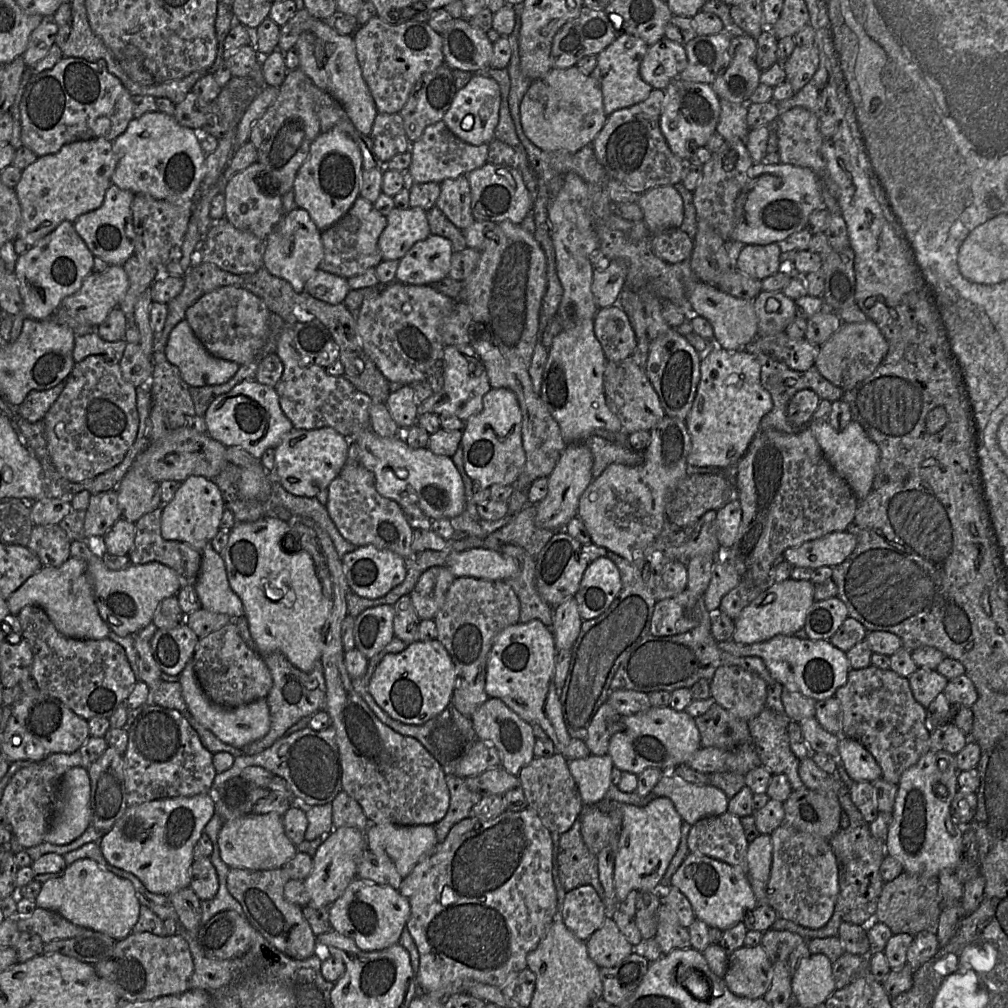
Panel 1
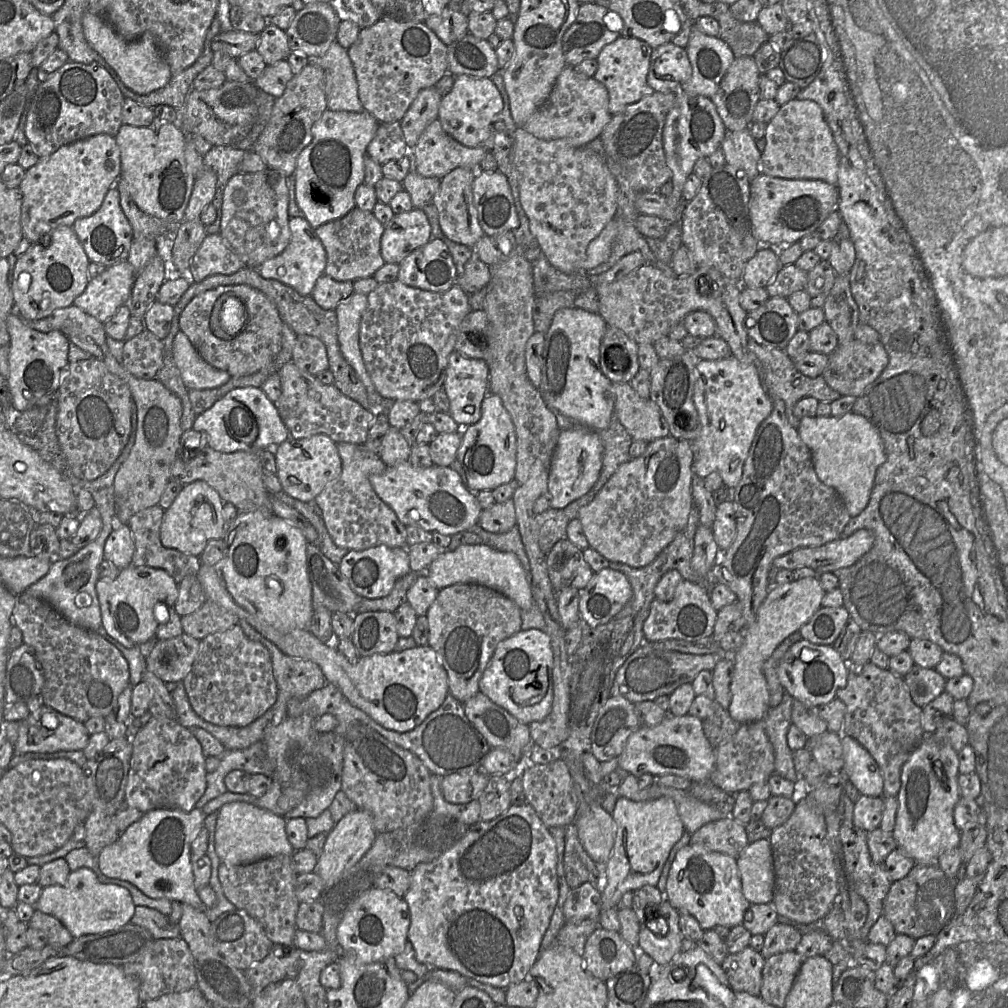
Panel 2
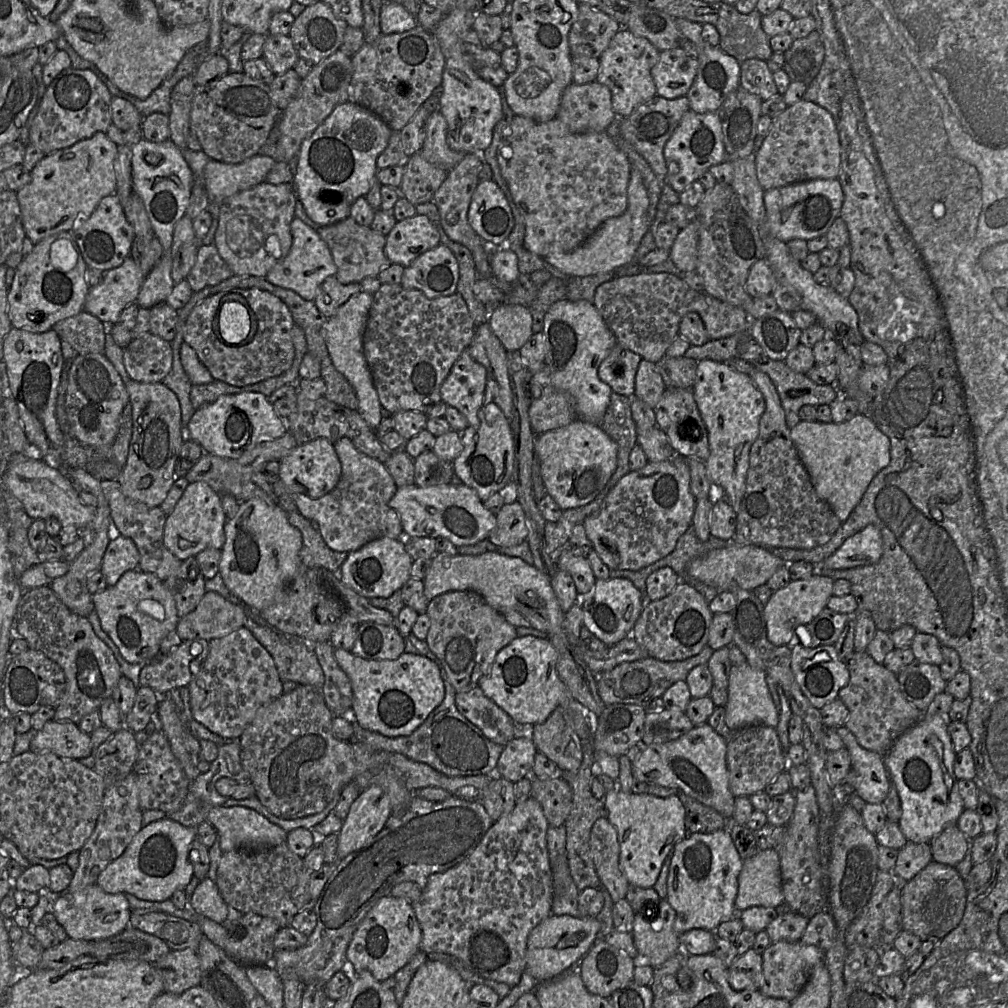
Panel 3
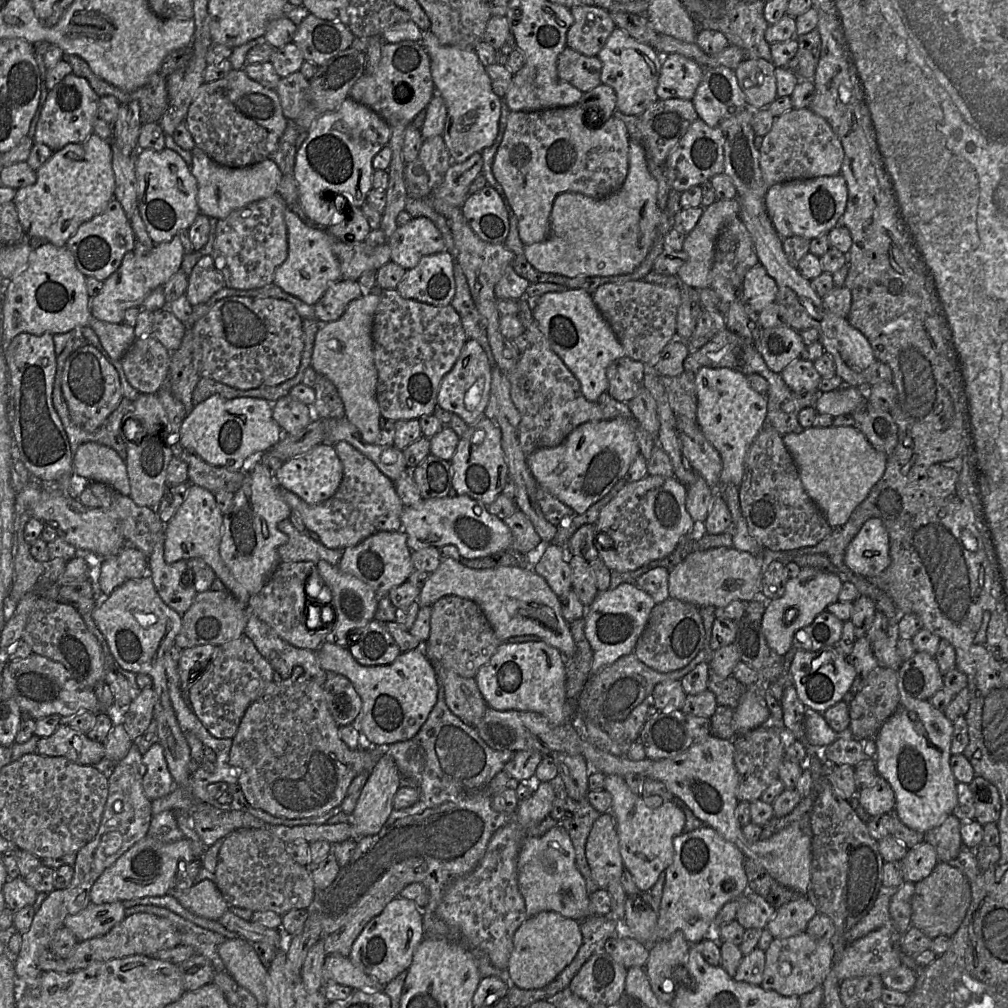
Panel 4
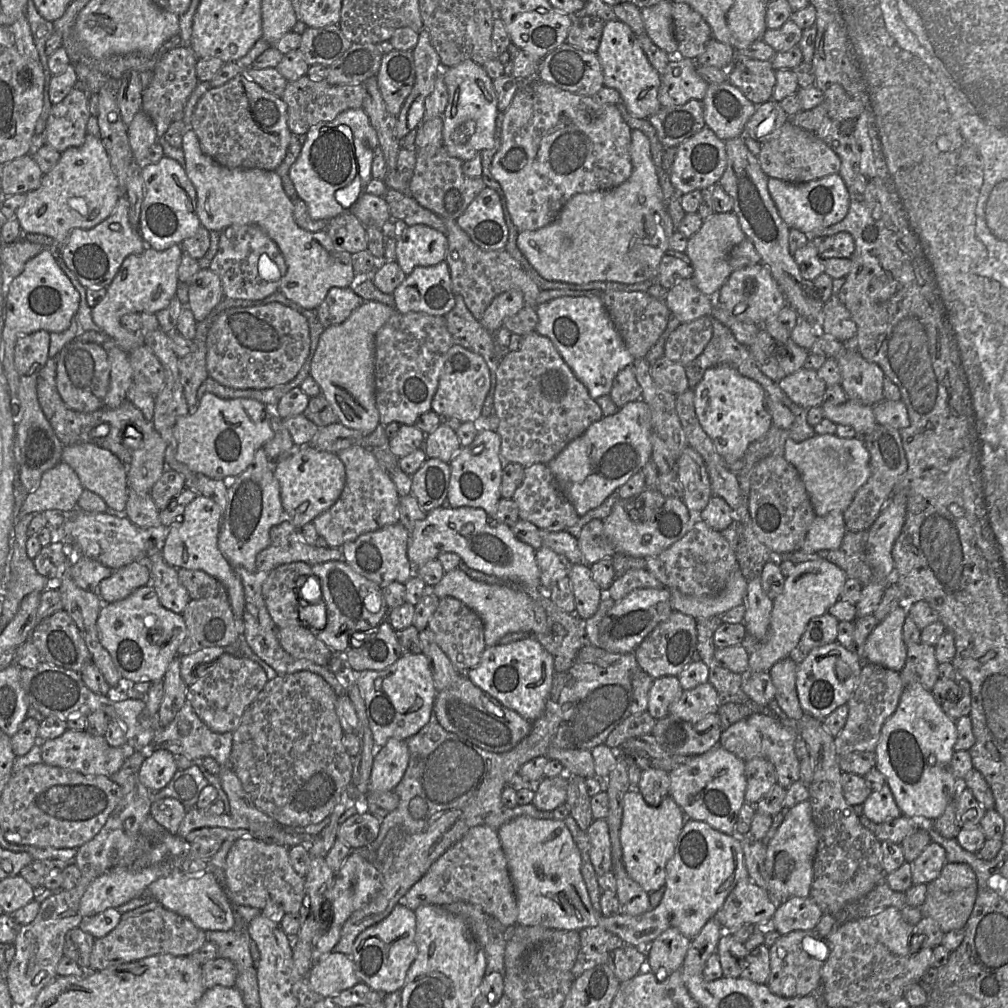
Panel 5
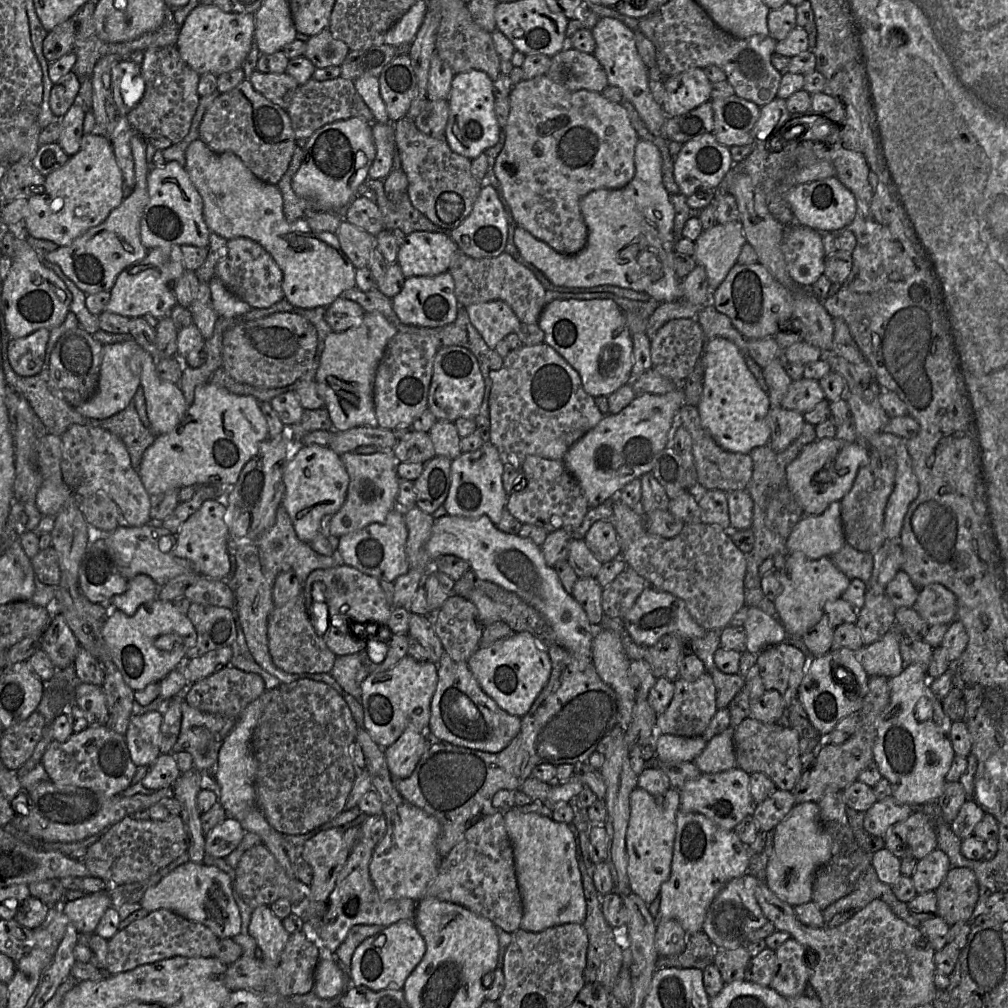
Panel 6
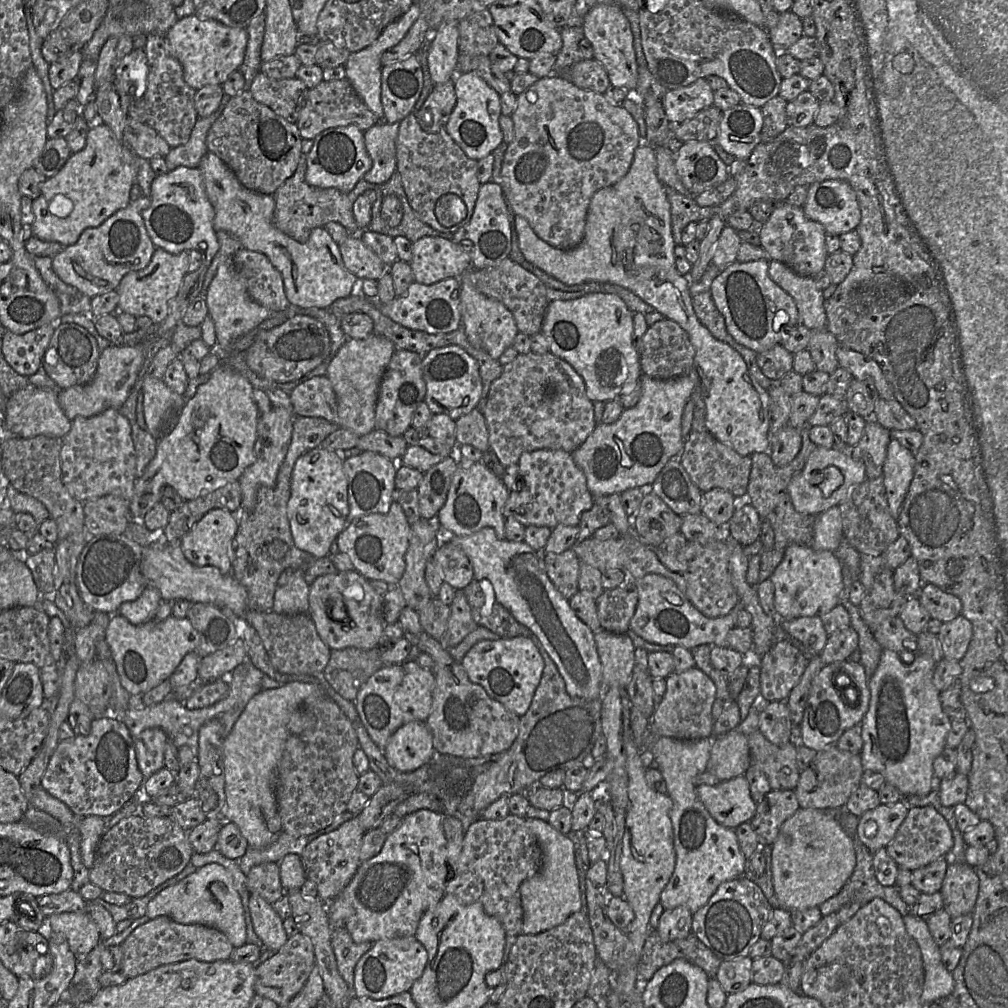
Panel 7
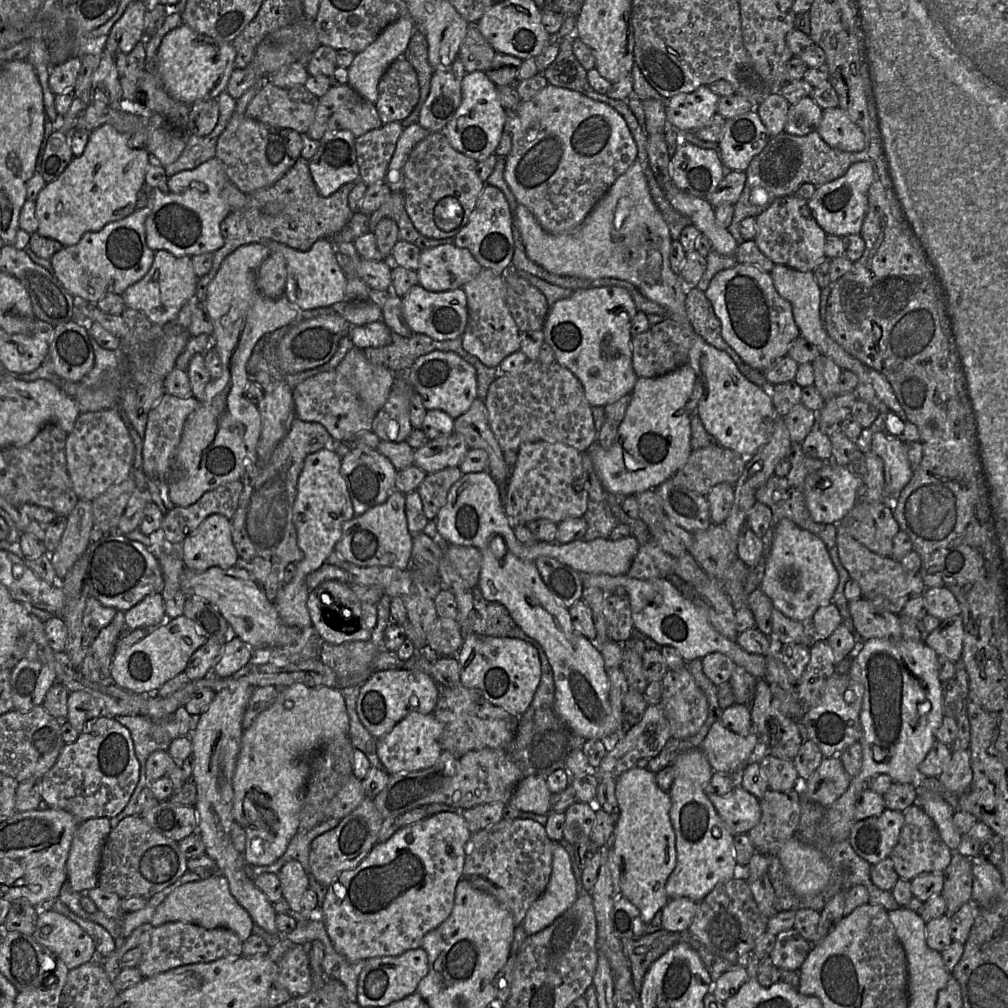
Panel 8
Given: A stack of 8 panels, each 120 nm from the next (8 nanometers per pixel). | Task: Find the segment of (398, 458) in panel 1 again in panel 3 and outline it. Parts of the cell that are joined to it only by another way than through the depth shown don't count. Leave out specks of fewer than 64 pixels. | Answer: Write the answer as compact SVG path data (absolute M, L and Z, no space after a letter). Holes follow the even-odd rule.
M456 478L453 483L430 487L416 484L397 487L388 505L398 513L406 537L441 537L455 546L472 545L488 539L497 523L496 514L485 508L475 490Z

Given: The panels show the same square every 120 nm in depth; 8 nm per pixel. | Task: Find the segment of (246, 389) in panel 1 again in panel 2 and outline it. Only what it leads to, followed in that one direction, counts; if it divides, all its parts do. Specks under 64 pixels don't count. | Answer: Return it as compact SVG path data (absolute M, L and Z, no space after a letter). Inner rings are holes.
M243 387L226 393L208 410L195 417L192 429L204 432L207 445L222 453L236 451L260 452L276 448L289 437L278 410L261 388Z

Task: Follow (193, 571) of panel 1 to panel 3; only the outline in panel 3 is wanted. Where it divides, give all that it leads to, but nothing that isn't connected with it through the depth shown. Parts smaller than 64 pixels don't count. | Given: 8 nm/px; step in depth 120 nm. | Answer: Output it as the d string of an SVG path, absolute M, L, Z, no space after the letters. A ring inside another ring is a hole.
M100 480L101 489L110 509L110 517L120 535L134 541L140 553L139 569L152 572L165 580L182 564L182 560L172 554L164 545L163 534L166 522L165 513L159 506L148 506L126 497L117 480Z

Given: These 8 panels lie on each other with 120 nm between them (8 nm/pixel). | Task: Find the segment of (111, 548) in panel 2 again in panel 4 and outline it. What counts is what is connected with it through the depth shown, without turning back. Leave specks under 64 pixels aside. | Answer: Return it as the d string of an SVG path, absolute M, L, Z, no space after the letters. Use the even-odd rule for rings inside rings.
M126 544L118 553L103 558L98 587L105 595L110 595L127 580L143 577L147 572L147 556L135 546Z

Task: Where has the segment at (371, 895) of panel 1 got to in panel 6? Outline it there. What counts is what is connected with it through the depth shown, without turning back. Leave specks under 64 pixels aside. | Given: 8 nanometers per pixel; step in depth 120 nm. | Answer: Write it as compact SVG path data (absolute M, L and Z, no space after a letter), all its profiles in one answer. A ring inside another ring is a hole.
M401 920L385 927L374 936L365 939L354 951L349 969L351 986L364 986L373 991L403 990L407 978L422 961L426 953L426 943L411 920Z

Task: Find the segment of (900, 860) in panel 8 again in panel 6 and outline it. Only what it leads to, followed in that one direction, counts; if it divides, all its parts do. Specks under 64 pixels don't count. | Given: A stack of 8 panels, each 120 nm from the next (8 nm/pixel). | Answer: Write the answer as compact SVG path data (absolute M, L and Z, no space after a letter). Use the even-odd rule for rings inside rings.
M912 812L907 819L890 826L884 835L884 843L900 860L906 857L920 860L937 848L932 822L922 812Z

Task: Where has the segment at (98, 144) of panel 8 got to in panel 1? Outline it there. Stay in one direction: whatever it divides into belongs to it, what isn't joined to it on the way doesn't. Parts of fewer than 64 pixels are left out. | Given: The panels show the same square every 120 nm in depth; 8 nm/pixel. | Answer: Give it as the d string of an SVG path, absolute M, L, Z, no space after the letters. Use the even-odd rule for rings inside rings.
M92 138L72 142L54 153L38 157L37 160L22 170L21 178L14 188L20 205L20 222L17 238L28 248L53 231L62 221L74 222L78 216L99 208L106 190L112 184L111 176L117 164L113 141L104 138Z

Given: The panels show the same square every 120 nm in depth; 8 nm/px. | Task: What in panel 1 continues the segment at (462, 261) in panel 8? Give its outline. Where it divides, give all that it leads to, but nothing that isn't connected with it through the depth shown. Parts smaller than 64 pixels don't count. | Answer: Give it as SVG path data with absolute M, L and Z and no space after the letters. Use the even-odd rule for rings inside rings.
M413 207L393 208L378 241L383 260L400 261L415 243L431 235L426 212Z

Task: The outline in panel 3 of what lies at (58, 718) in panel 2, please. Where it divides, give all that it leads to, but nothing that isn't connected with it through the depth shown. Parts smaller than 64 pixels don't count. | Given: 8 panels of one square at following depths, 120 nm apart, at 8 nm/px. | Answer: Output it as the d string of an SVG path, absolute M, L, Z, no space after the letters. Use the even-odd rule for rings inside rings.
M54 719L36 731L30 751L54 753L61 758L79 760L91 756L94 748L90 734L81 731L76 723Z

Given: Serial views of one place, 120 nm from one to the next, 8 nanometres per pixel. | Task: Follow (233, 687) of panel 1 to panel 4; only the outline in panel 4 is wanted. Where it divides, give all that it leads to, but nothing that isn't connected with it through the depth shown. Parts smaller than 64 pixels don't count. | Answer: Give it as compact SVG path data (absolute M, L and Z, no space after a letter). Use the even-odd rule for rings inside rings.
M244 633L216 646L216 652L203 672L188 688L190 707L209 731L218 739L232 739L251 703L273 681L274 669Z

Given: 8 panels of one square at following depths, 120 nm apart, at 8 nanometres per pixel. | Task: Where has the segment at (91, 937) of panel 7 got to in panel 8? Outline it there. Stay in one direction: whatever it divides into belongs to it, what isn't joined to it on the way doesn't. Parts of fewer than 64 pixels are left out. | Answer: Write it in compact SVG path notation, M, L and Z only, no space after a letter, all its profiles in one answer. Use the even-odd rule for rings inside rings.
M41 909L34 939L61 959L69 970L94 959L91 937L74 921L50 909Z

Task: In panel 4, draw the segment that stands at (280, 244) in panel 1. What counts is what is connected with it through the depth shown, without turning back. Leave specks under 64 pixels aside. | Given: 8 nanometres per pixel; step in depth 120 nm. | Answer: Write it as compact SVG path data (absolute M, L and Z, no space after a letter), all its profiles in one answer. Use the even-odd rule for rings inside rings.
M289 208L285 210L284 220L287 227L288 255L276 269L273 284L304 303L315 305L329 285L342 279L339 261L331 249L325 230L309 227Z

